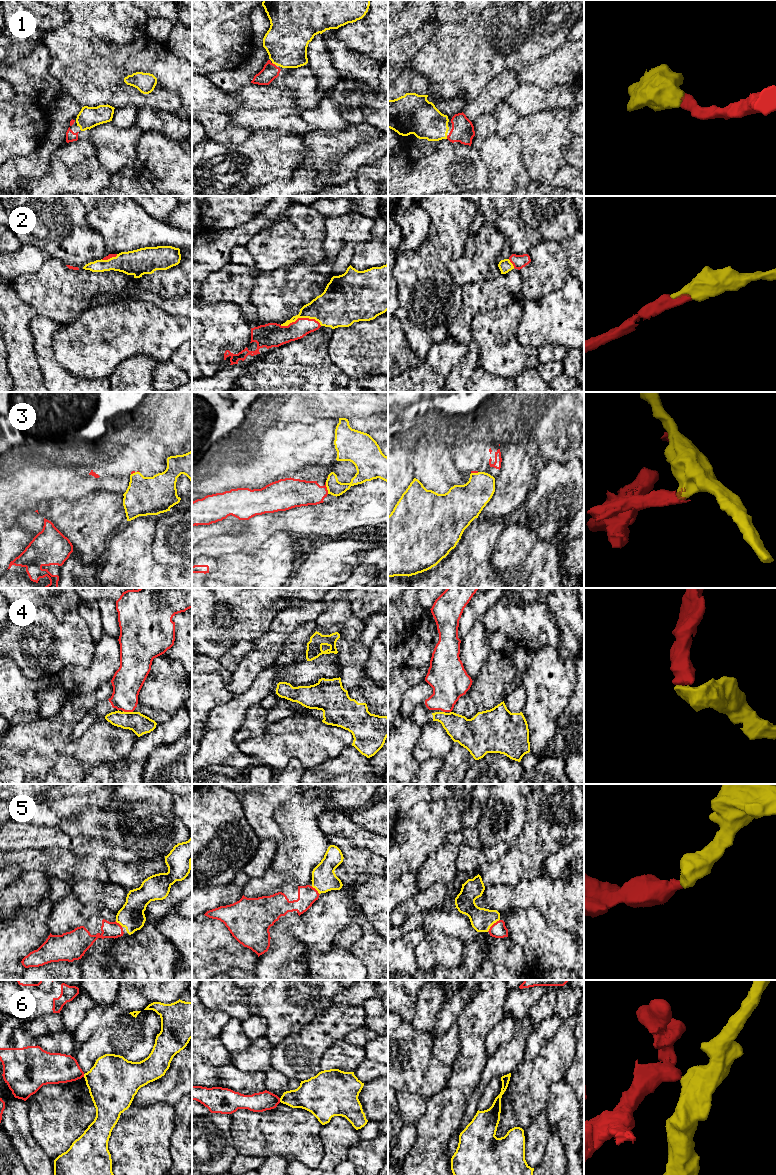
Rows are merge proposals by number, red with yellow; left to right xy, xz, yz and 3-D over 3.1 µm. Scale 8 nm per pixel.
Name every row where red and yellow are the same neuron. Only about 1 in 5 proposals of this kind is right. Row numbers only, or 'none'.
1, 2, 5

